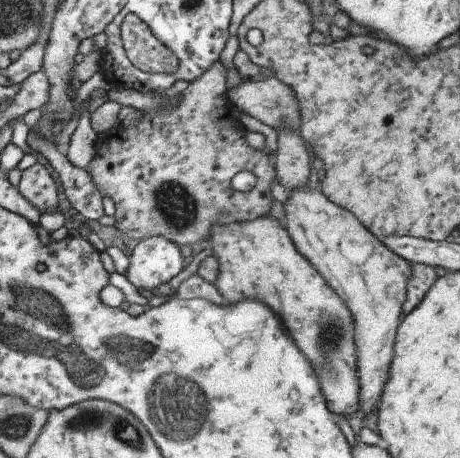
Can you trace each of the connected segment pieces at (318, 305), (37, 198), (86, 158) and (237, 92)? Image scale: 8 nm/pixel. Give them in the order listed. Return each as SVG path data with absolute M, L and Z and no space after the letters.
M271 216L253 221L213 225L207 238L218 262L215 286L225 304L243 299L264 303L281 319L291 340L299 348L319 382L325 406L335 418L357 412L358 374L355 360L354 320L328 282L297 252L288 232Z
M35 163L20 172L18 191L39 212L50 211L57 205L57 190L49 172L39 163Z
M83 110L77 118L77 125L69 136L67 154L65 158L71 166L84 169L96 153L96 135L88 121L88 112Z
M269 77L264 81L247 81L235 86L235 88L226 90L226 96L237 110L249 114L255 120L259 120L261 124L271 126L276 131L282 125L288 125L299 134L300 114L296 94L278 78Z

